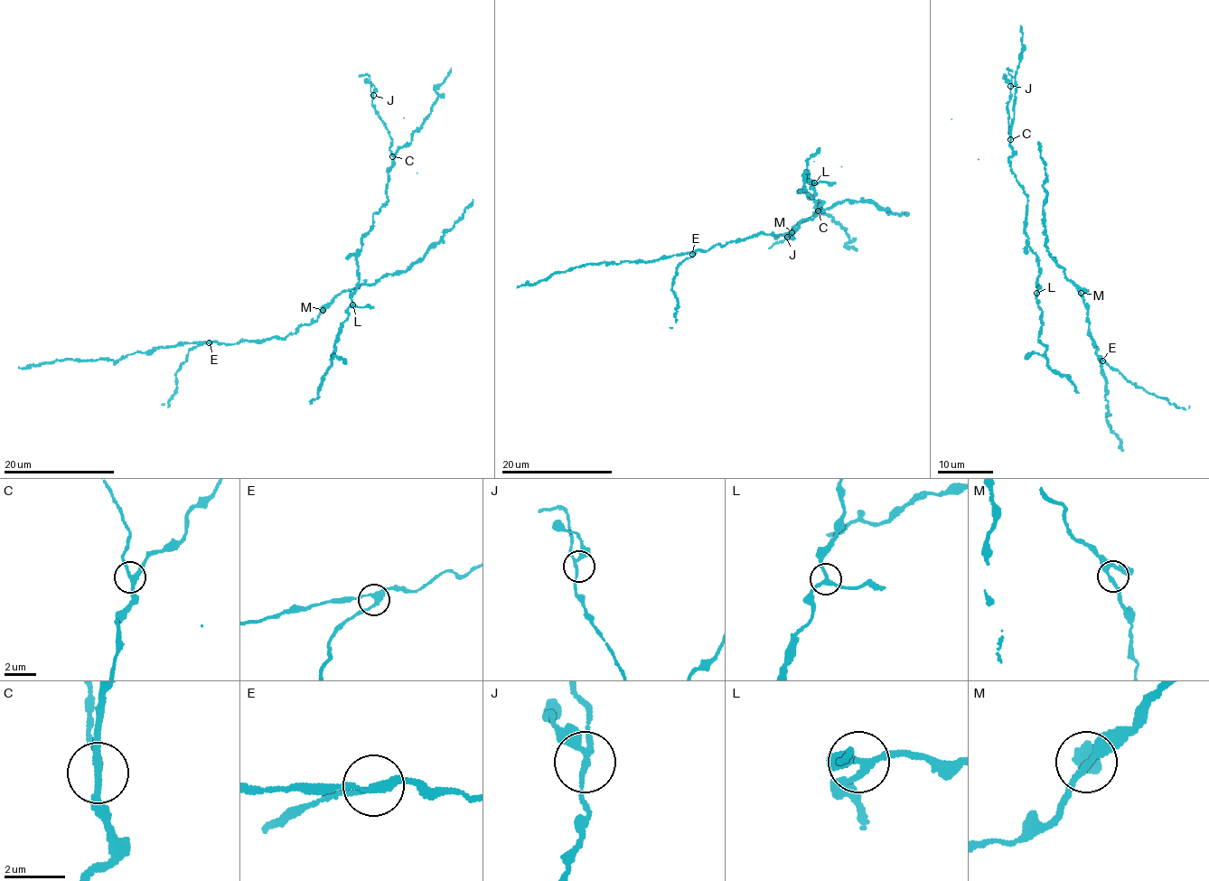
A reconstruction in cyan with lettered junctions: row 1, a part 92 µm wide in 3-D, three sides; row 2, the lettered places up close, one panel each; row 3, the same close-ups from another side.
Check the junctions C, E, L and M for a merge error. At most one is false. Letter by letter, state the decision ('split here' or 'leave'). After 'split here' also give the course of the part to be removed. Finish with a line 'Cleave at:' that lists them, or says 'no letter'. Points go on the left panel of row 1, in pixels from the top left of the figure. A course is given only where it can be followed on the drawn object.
C: split here | (392, 155), (389, 132), (371, 105), (370, 78), (359, 75)
E: leave
L: leave
M: leave
Cleave at: C

